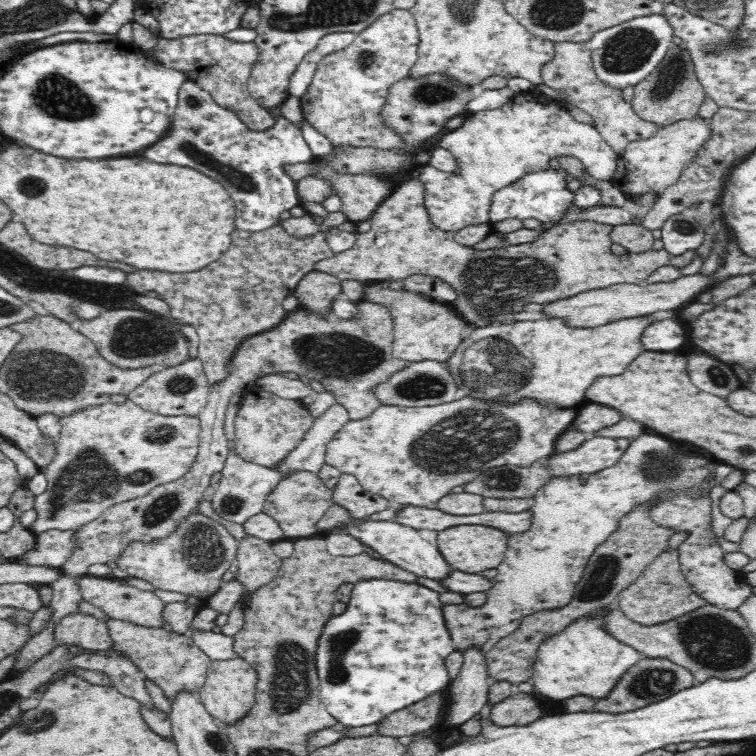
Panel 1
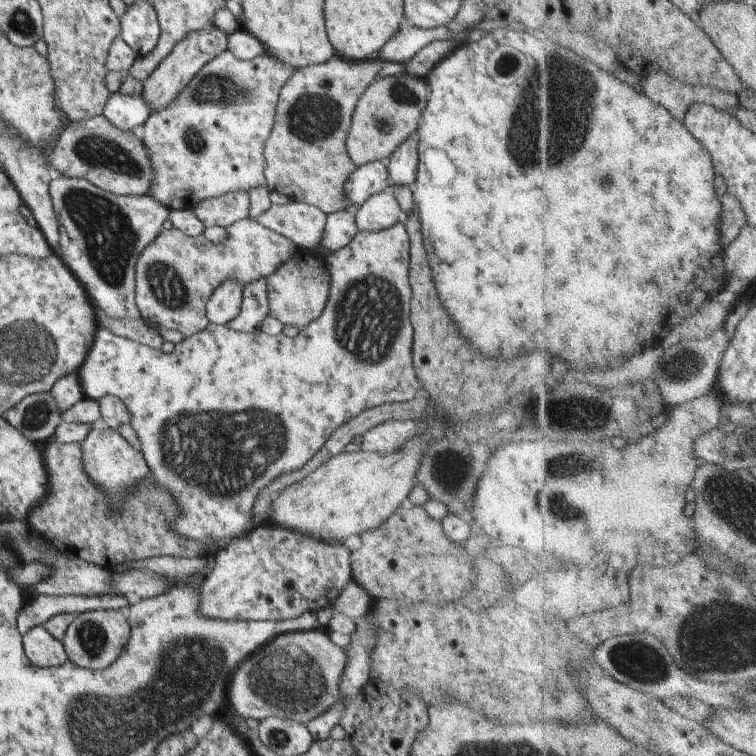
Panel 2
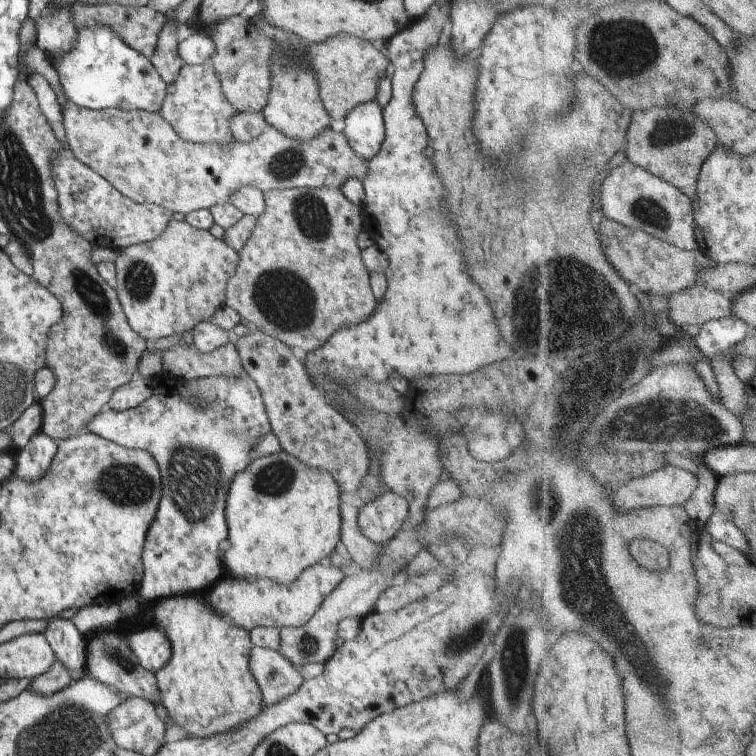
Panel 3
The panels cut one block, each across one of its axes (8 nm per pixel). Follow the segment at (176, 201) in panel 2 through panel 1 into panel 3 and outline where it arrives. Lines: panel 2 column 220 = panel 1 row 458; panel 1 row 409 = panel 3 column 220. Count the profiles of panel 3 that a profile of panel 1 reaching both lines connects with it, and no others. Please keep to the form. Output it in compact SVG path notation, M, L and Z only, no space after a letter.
M210 61L199 65L184 65L176 80L167 85L167 93L159 110L162 118L172 126L180 138L194 144L230 144L236 142L230 120L238 112L226 100L220 78Z

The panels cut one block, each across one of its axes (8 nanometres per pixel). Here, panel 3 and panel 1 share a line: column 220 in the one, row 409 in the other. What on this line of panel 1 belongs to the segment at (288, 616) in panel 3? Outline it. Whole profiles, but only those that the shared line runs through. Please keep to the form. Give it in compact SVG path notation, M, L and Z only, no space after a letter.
M582 404L581 406L584 408L580 408L580 412L577 412L578 416L573 420L572 427L582 432L599 434L598 430L614 426L622 420L622 414L614 408L608 408L602 404Z

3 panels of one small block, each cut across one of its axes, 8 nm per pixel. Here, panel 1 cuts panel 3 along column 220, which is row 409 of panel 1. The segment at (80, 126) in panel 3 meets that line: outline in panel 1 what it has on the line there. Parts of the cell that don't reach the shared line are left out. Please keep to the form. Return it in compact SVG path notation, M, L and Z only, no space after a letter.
M195 357L186 359L176 366L165 367L149 376L138 388L130 391L129 400L144 410L164 416L196 416L206 406L211 388L208 387L202 361Z

